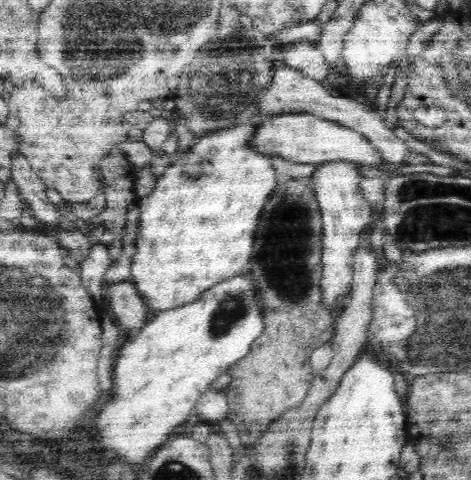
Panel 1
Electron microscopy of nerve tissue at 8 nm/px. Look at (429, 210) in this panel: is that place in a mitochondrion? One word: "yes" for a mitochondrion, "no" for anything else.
yes

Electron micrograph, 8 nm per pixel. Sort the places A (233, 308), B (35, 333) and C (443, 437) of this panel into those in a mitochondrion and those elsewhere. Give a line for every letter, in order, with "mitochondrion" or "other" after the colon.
A: mitochondrion
B: mitochondrion
C: mitochondrion

